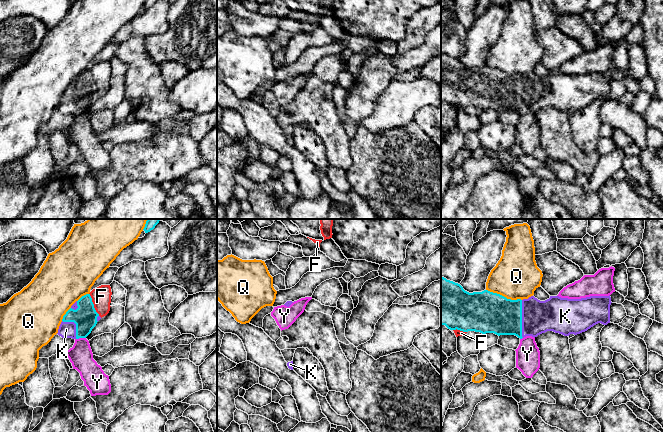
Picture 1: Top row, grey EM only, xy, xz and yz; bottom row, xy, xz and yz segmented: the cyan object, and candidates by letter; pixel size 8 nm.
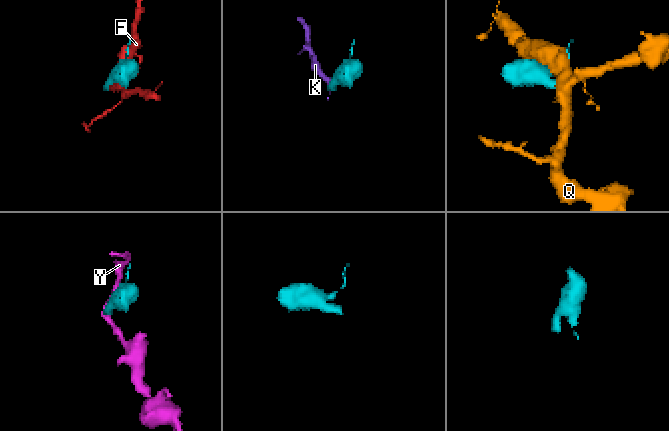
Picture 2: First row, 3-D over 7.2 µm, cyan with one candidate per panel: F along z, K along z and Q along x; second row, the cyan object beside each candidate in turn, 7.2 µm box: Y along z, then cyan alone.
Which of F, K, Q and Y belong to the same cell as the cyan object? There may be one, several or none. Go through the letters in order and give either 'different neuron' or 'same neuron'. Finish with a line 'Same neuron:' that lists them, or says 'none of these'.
F: different neuron
K: same neuron
Q: different neuron
Y: different neuron
Same neuron: K

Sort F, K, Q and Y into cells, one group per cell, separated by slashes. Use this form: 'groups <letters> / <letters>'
groups F / K / Q / Y

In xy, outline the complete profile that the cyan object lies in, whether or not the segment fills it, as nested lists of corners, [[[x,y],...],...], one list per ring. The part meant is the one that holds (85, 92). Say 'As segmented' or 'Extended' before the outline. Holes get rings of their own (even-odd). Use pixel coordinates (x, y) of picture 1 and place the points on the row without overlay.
Extended. [[[86,70],[63,92],[57,110],[62,114],[86,114],[100,95],[90,70]]]

